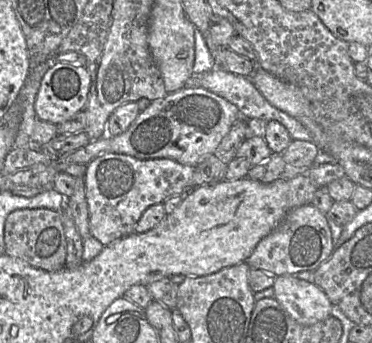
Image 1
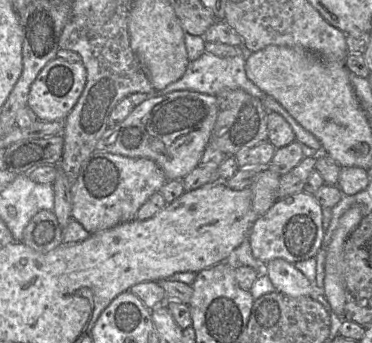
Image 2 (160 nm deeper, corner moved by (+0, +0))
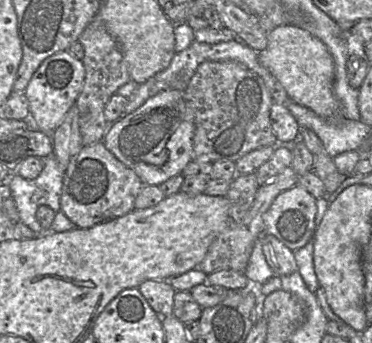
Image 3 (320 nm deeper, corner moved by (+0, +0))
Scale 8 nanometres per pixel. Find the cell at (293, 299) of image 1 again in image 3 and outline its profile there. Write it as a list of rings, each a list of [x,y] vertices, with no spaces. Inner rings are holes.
[[[264,233],[261,237],[263,252],[274,276],[286,276],[298,270],[294,252],[278,238]]]

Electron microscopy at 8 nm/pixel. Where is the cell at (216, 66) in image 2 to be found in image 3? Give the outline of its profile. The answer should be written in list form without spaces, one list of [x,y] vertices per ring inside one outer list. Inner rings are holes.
[[[193,41],[191,45],[181,52],[177,52],[170,62],[170,65],[163,71],[155,74],[149,78],[146,82],[139,84],[136,89],[128,97],[128,102],[125,107],[123,116],[132,113],[143,105],[150,97],[156,95],[160,91],[169,89],[180,89],[185,90],[188,86],[190,79],[193,77],[198,66],[205,61],[235,61],[244,66],[249,70],[259,75],[267,87],[273,103],[283,104],[287,103],[290,99],[282,84],[273,76],[269,70],[261,65],[258,60],[258,52],[250,48],[246,44],[239,43],[237,41],[226,41],[219,43],[201,43]]]

